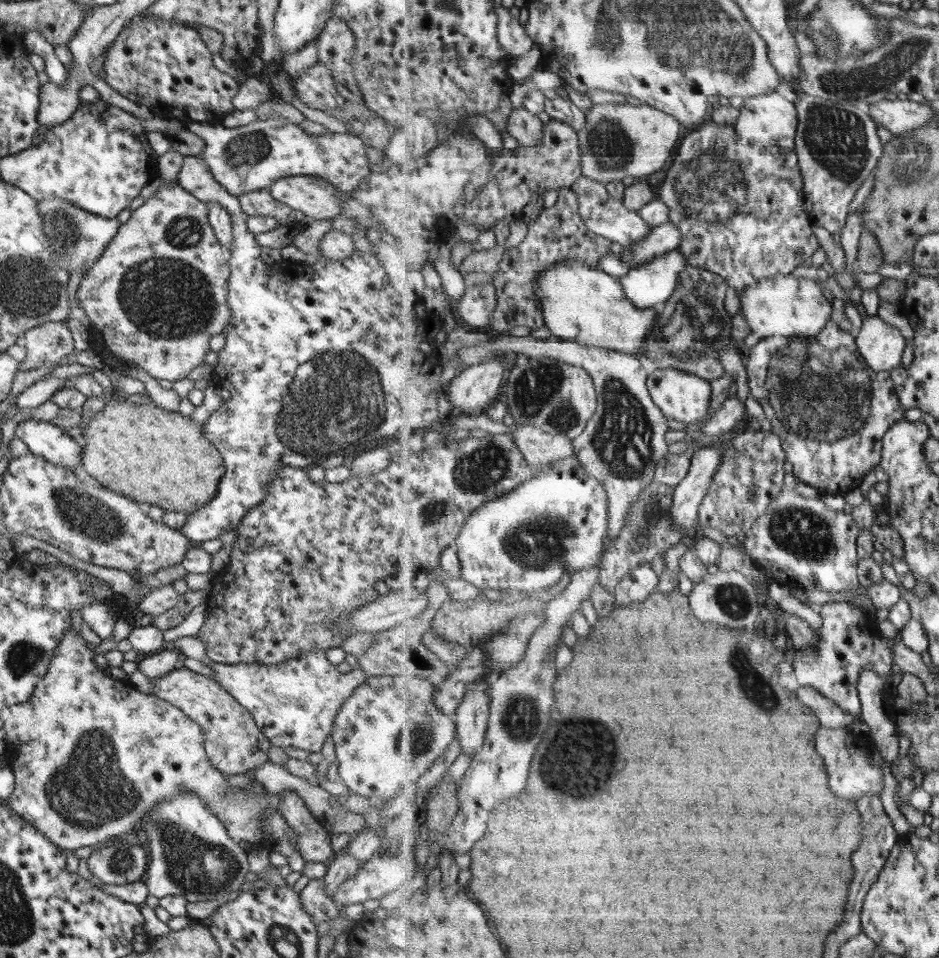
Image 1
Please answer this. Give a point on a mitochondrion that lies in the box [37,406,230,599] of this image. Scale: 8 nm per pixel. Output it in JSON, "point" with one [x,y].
{"point":[81,512]}

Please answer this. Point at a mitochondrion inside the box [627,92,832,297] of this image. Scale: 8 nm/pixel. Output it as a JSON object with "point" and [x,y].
{"point":[714,189]}

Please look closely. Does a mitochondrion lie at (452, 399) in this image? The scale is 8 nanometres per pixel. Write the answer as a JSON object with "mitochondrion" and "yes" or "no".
{"mitochondrion":"no"}

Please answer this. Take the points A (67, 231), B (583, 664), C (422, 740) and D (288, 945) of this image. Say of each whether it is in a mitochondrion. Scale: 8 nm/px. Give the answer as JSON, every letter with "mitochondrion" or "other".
{"A":"mitochondrion","B":"other","C":"mitochondrion","D":"mitochondrion"}

